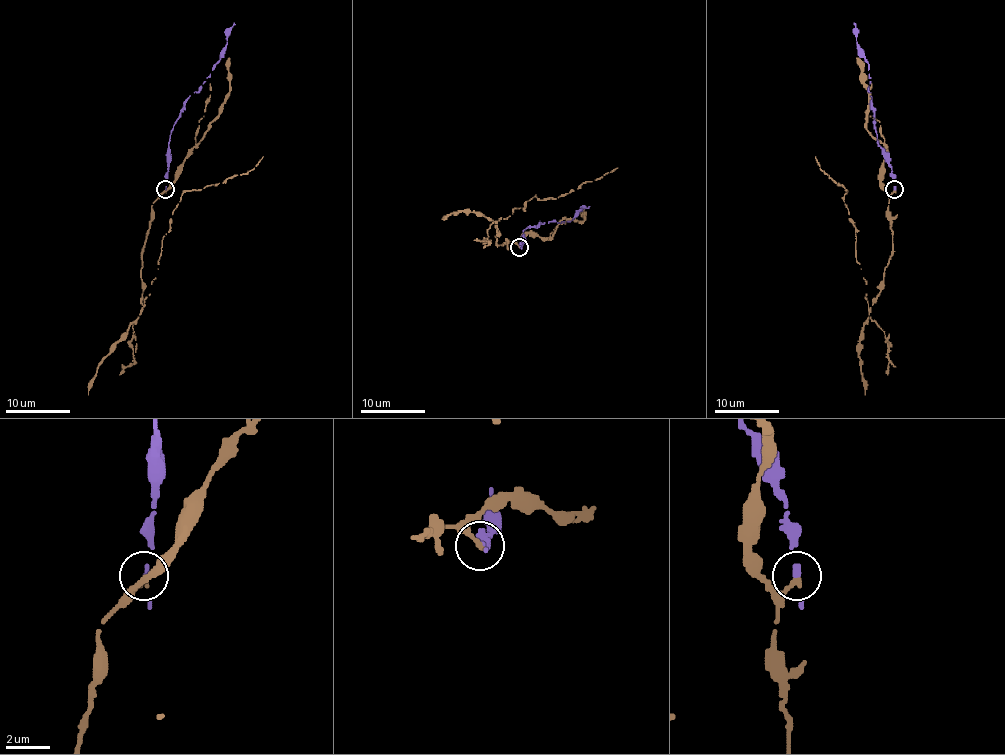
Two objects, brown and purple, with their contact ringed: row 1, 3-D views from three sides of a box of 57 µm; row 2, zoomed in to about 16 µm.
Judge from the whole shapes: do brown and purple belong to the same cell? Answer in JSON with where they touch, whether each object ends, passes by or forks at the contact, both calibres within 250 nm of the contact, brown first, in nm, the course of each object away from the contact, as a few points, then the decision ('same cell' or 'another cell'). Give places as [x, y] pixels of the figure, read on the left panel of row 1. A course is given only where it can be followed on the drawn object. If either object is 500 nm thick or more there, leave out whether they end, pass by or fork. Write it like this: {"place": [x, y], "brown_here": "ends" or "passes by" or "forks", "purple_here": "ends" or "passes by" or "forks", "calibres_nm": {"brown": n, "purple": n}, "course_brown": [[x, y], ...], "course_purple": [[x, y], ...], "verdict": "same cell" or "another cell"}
{"place": [165, 189], "brown_here": "ends", "purple_here": "passes by", "calibres_nm": {"brown": 260, "purple": 140}, "course_brown": [[165, 190], [151, 206], [146, 232], [145, 304], [162, 237], [185, 192], [246, 174], [263, 157]], "course_purple": [[165, 189], [170, 131], [183, 102], [199, 89], [215, 64], [226, 45], [226, 32], [234, 22]], "verdict": "another cell"}

